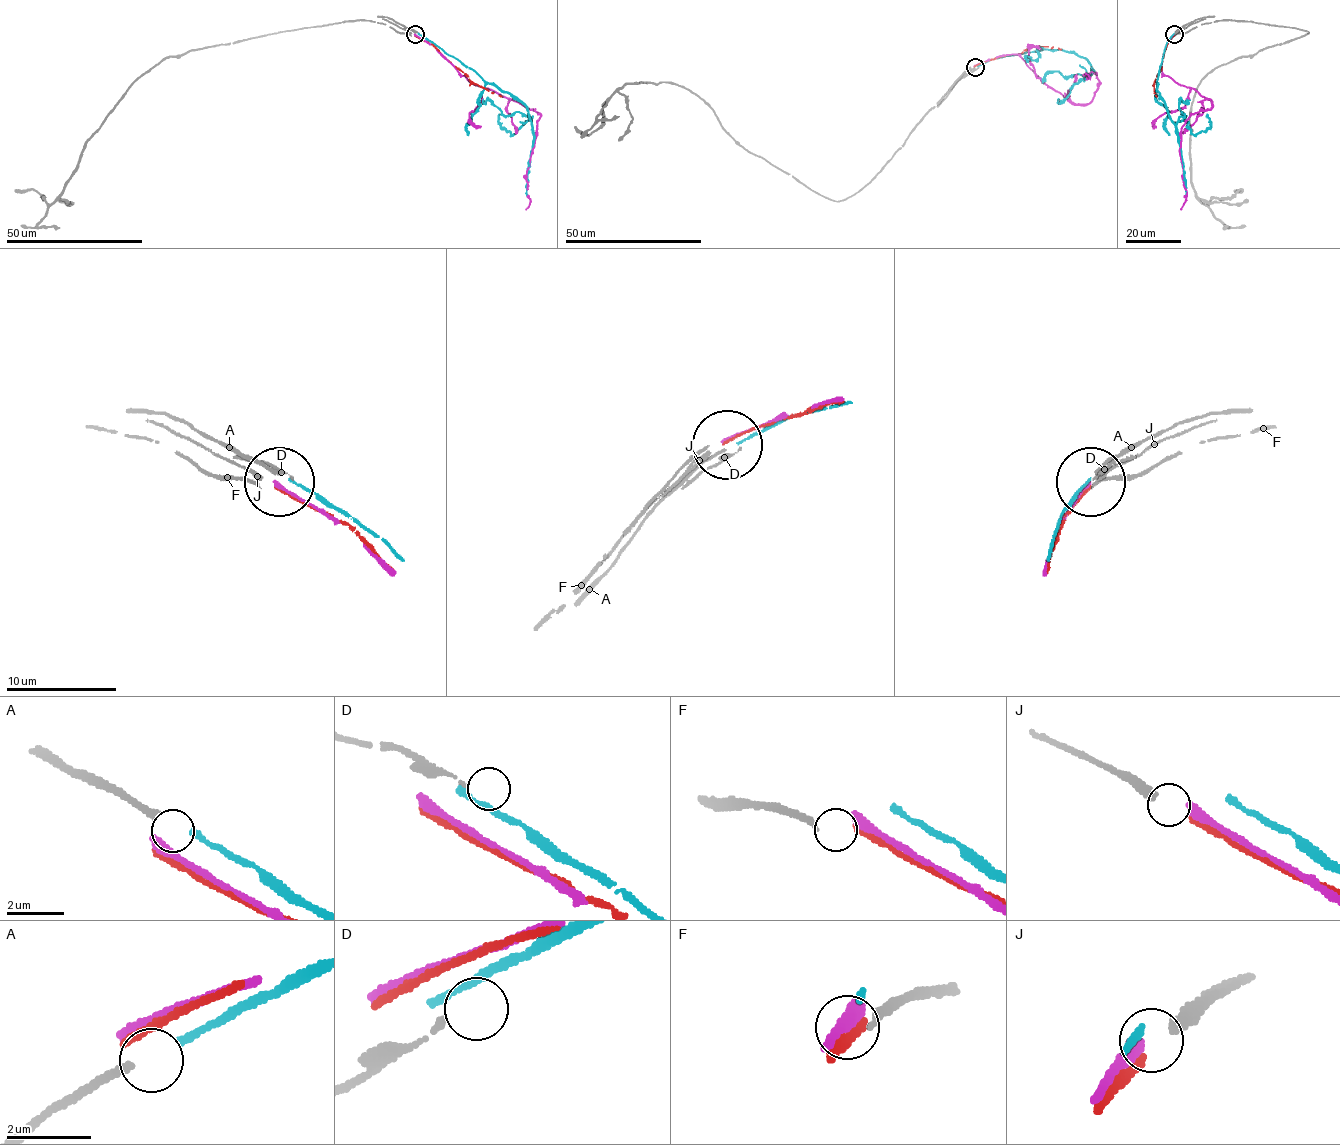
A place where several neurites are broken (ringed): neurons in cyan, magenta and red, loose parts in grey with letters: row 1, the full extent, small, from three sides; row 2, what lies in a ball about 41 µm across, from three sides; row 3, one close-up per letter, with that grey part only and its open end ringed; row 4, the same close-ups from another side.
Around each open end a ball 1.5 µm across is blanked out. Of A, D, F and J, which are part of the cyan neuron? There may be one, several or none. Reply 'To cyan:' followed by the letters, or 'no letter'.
To cyan: A

